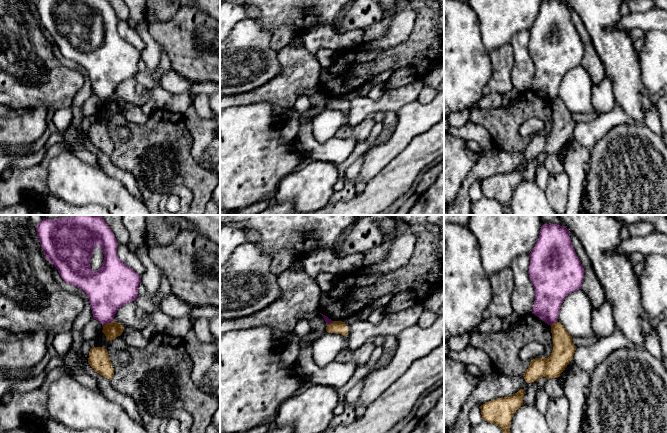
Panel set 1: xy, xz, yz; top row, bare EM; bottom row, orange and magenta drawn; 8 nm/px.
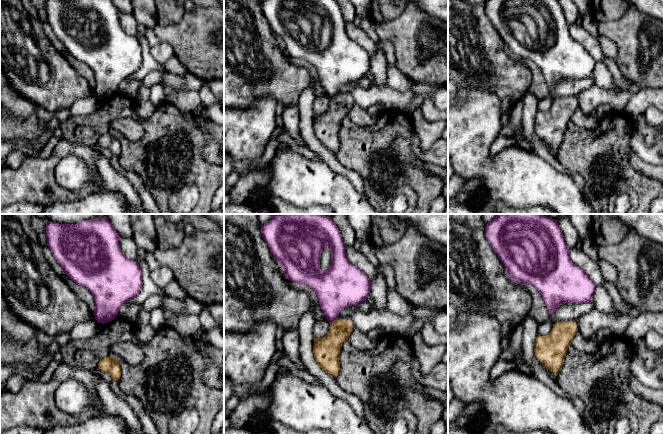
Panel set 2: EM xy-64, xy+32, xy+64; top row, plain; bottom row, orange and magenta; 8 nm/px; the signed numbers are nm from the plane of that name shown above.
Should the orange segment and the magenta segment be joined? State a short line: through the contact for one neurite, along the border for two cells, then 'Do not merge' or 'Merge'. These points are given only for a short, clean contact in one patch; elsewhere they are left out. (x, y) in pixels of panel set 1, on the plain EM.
Line: xy (113, 96), (103, 102). Do not merge

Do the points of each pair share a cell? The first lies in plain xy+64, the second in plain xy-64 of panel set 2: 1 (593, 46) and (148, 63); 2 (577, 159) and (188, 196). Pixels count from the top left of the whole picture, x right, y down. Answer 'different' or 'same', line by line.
1: same
2: different

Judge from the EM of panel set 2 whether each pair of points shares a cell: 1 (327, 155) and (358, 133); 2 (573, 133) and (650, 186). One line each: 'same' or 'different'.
1: different
2: same

